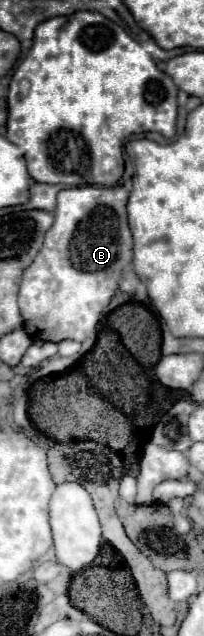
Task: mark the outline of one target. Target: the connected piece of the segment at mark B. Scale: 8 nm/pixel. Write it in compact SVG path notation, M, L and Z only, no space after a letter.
M123 185L117 187L69 187L59 191L55 207L55 223L45 233L43 247L33 263L25 269L19 289L19 309L23 315L23 329L31 339L59 343L63 339L85 341L95 333L101 313L105 313L111 297L117 291L121 271L131 263L133 239L127 225L127 197L129 191Z

